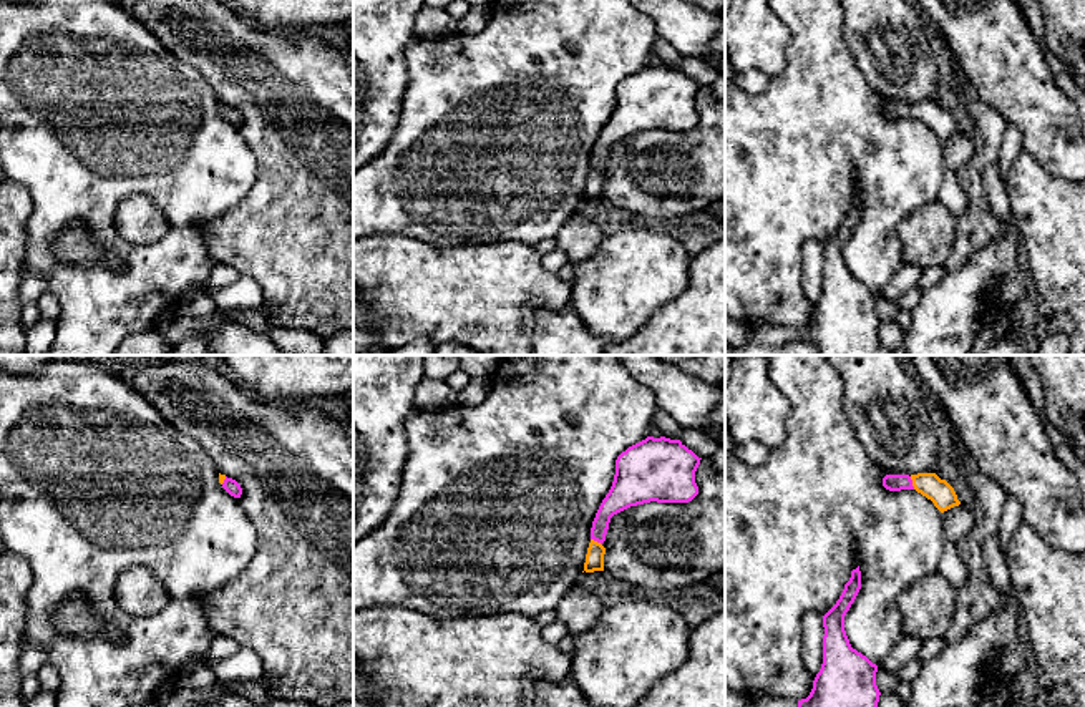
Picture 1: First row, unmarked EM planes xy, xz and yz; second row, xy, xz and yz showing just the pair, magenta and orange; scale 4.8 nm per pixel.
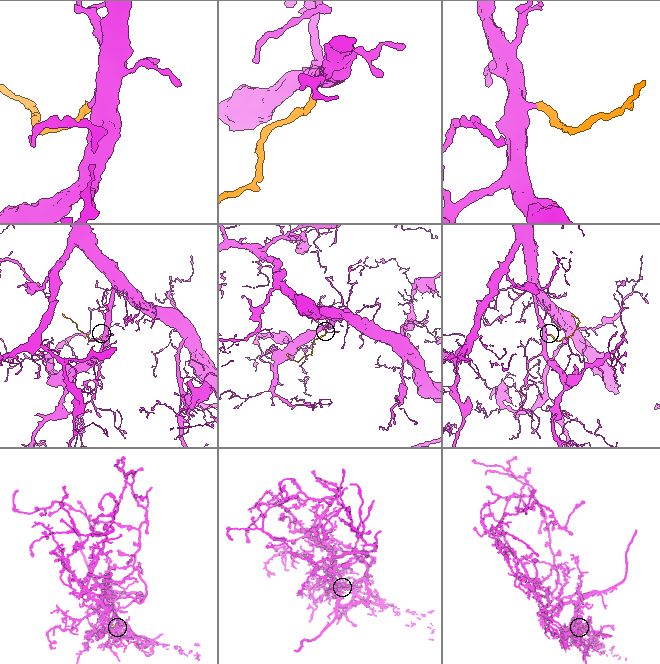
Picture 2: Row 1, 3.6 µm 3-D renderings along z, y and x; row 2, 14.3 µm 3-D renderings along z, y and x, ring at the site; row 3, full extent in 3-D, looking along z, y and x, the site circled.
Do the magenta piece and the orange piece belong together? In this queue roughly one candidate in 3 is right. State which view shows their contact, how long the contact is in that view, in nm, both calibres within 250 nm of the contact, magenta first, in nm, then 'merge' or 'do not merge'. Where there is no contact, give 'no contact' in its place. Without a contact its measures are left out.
meets magenta in yz; contact 70 nm long; 80 nm thick on the magenta side, 120 nm on the other; merge

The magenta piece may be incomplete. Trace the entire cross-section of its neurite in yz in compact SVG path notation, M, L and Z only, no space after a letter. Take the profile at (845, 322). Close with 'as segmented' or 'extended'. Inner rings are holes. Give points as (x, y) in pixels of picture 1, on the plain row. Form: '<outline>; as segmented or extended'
M859 194L836 232L823 244L823 292L798 340L811 342L818 355L876 355L879 350L878 294L851 275L844 244L861 217Z; as segmented

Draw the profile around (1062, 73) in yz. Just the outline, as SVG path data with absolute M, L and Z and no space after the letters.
M1017 0L1022 15L1037 40L1039 46L1044 51L1047 66L1052 71L1052 76L1057 86L1075 103L1078 110L1078 118L1082 124L1082 133L1085 138L1085 85L1080 85L1073 75L1073 70L1065 65L1049 46L1045 37L1045 18L1039 7L1037 0Z

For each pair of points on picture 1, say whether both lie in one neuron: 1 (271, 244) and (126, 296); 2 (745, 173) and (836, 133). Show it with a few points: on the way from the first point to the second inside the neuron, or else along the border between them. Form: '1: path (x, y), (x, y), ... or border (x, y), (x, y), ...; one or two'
1: border (199, 226), (208, 254), (214, 263); two
2: path (768, 171), (785, 165), (813, 140); one

